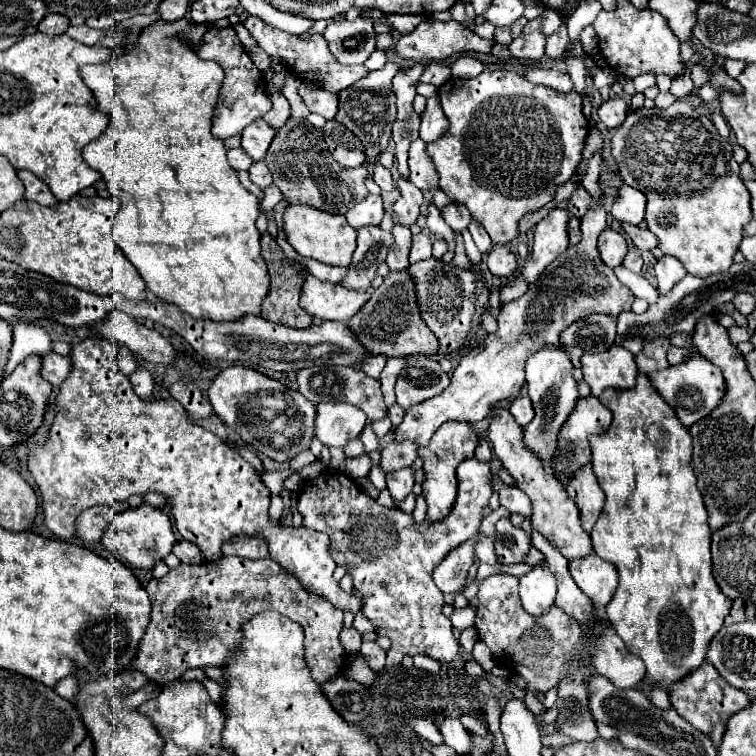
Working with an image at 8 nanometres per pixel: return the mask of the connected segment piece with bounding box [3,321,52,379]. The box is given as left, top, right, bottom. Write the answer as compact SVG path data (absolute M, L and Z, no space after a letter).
M16 323L14 325L14 345L12 345L12 353L10 353L10 361L6 365L4 371L5 379L12 369L26 357L26 355L44 355L50 353L52 349L52 341L48 337L48 333L32 323Z

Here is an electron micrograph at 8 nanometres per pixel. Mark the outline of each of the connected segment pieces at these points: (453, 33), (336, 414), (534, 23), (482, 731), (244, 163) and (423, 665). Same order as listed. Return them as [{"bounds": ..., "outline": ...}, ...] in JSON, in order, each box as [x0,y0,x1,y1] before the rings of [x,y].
[{"bounds":[394,21,492,61],"outline":[[[422,21],[412,33],[406,33],[398,39],[398,43],[394,45],[398,57],[404,59],[412,59],[412,61],[442,61],[450,55],[456,53],[468,53],[468,51],[478,51],[478,53],[490,53],[492,49],[492,41],[490,39],[482,39],[476,33],[470,33],[468,29],[464,29],[460,23],[456,21]]]},{"bounds":[316,403,366,449],"outline":[[[318,403],[316,411],[316,437],[328,447],[342,449],[348,441],[358,439],[366,427],[364,411],[348,403]]]},{"bounds":[508,17,546,59],"outline":[[[536,17],[526,23],[524,31],[520,37],[516,37],[508,49],[514,57],[520,59],[540,59],[544,55],[544,45],[546,45],[546,35],[542,33],[542,17]]]},{"bounds":[462,715,488,737],"outline":[[[464,715],[462,719],[462,725],[472,733],[472,735],[478,735],[478,737],[488,737],[488,725],[482,721],[482,719],[476,719],[472,715]]]},{"bounds":[228,149,254,169],"outline":[[[230,149],[228,151],[228,163],[230,163],[230,167],[232,169],[248,169],[254,161],[252,161],[252,157],[248,157],[248,153],[244,153],[242,149]]]},{"bounds":[414,655,442,673],"outline":[[[414,655],[414,667],[416,669],[422,669],[422,671],[432,671],[432,673],[438,673],[442,663],[432,659],[432,657],[424,657],[424,655]]]}]

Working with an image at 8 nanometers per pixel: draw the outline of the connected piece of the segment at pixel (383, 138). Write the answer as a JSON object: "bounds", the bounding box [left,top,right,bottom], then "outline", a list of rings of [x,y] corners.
{"bounds":[334,61,400,165],"outline":[[[388,61],[382,69],[370,71],[368,77],[360,79],[352,87],[338,93],[340,107],[338,107],[338,113],[334,119],[340,121],[342,125],[346,125],[366,147],[366,163],[364,165],[374,163],[376,157],[388,147],[392,123],[396,117],[396,105],[394,105],[396,99],[392,95],[392,77],[398,73],[398,69],[400,69],[398,63]]]}

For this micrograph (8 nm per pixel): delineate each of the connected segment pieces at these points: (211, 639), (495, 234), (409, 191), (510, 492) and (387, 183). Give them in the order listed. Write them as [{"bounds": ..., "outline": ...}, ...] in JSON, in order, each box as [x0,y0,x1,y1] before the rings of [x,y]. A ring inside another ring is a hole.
[{"bounds":[132,557,346,685],"outline":[[[222,557],[216,563],[202,563],[202,565],[182,563],[176,569],[170,569],[168,575],[164,575],[162,579],[150,579],[150,583],[146,585],[146,591],[152,601],[152,619],[146,629],[146,635],[140,641],[140,649],[132,661],[132,667],[142,671],[150,681],[158,685],[168,685],[188,669],[196,669],[204,665],[222,667],[230,647],[234,647],[240,639],[240,625],[268,609],[274,609],[286,615],[304,627],[306,665],[316,683],[326,683],[328,679],[338,675],[346,665],[346,651],[338,639],[342,631],[342,611],[336,609],[324,597],[316,597],[314,593],[308,593],[308,589],[304,589],[296,577],[286,573],[272,559],[252,561],[242,557]]]},{"bounds":[428,69,588,243],"outline":[[[484,69],[478,77],[472,77],[472,79],[448,79],[440,89],[438,89],[438,99],[442,103],[442,109],[444,109],[444,115],[450,123],[448,131],[434,143],[428,143],[428,155],[432,157],[434,165],[436,165],[436,171],[440,175],[440,189],[454,201],[454,203],[462,203],[470,209],[470,215],[488,231],[492,243],[508,243],[512,239],[518,237],[518,223],[522,221],[522,217],[526,215],[532,215],[536,213],[538,209],[542,209],[546,203],[550,203],[556,195],[556,187],[562,185],[564,181],[568,181],[578,163],[580,163],[580,157],[582,157],[582,149],[584,149],[584,141],[588,137],[588,121],[586,117],[582,115],[582,99],[576,91],[570,91],[570,93],[558,93],[550,87],[542,87],[542,85],[532,85],[528,83],[522,75],[518,75],[516,71],[506,71],[506,69]]]},{"bounds":[394,177,424,225],"outline":[[[402,177],[398,181],[398,189],[400,189],[400,199],[394,203],[394,217],[402,225],[412,225],[416,223],[420,215],[420,205],[424,203],[422,191],[408,177]]]},{"bounds":[498,485,532,517],"outline":[[[506,485],[498,491],[498,495],[500,495],[500,505],[504,509],[508,509],[510,513],[520,513],[524,517],[530,517],[530,513],[532,513],[530,501],[518,487],[508,487]]]},{"bounds":[372,163,394,191],"outline":[[[380,163],[374,165],[372,179],[376,181],[376,185],[378,185],[382,191],[394,191],[394,179],[392,179],[392,173],[390,173],[386,167],[382,167]]]}]

